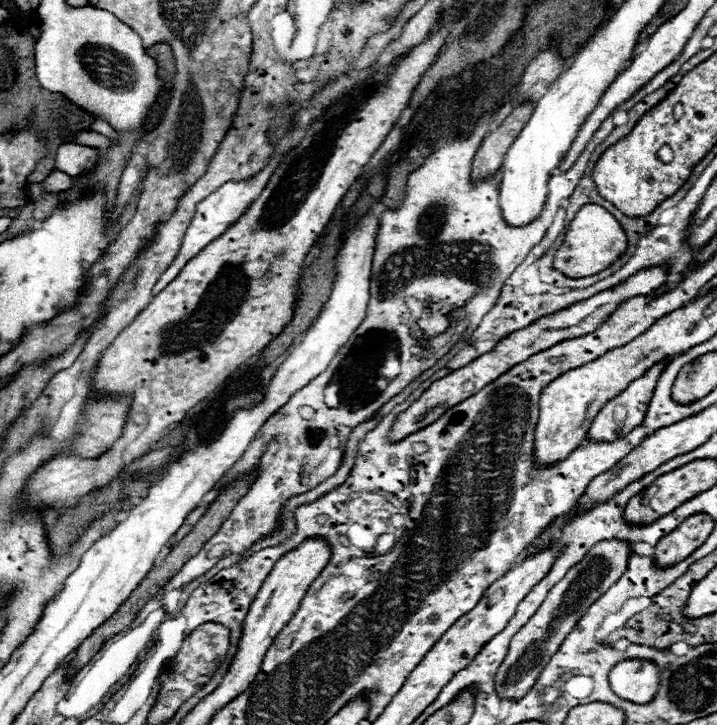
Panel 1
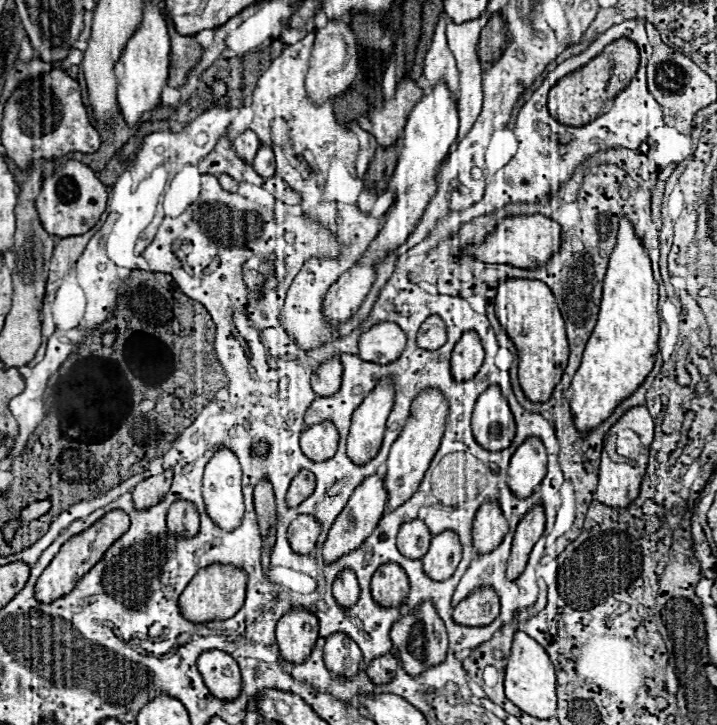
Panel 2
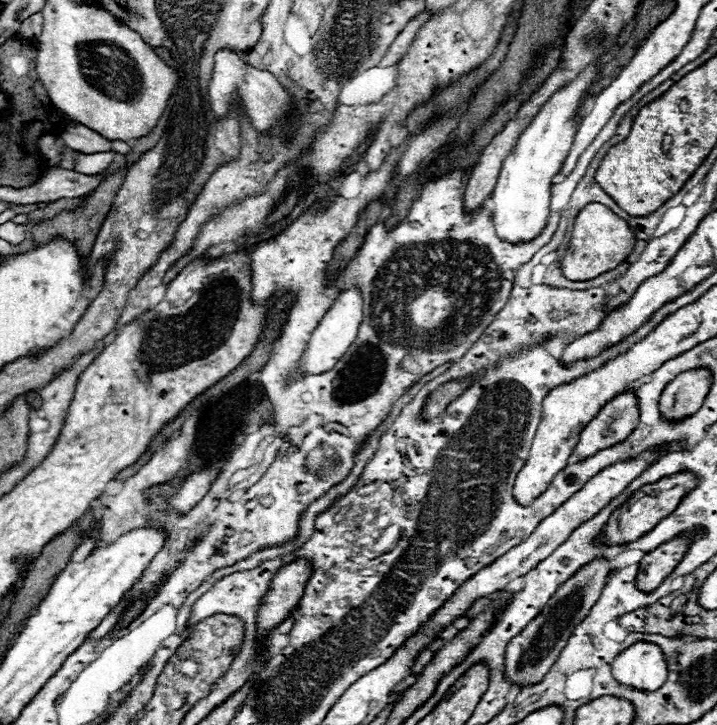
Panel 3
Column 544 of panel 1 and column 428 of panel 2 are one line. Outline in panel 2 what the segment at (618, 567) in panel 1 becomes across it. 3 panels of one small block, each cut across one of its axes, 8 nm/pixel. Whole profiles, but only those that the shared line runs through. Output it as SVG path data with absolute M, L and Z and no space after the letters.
M424 600L420 604L416 604L416 608L412 608L412 612L404 612L396 624L392 624L390 630L390 638L396 646L396 650L400 652L400 660L402 660L402 668L416 676L420 672L424 672L430 666L440 664L446 658L446 650L448 650L448 634L446 634L446 626L440 620L436 606L432 604L432 600Z

